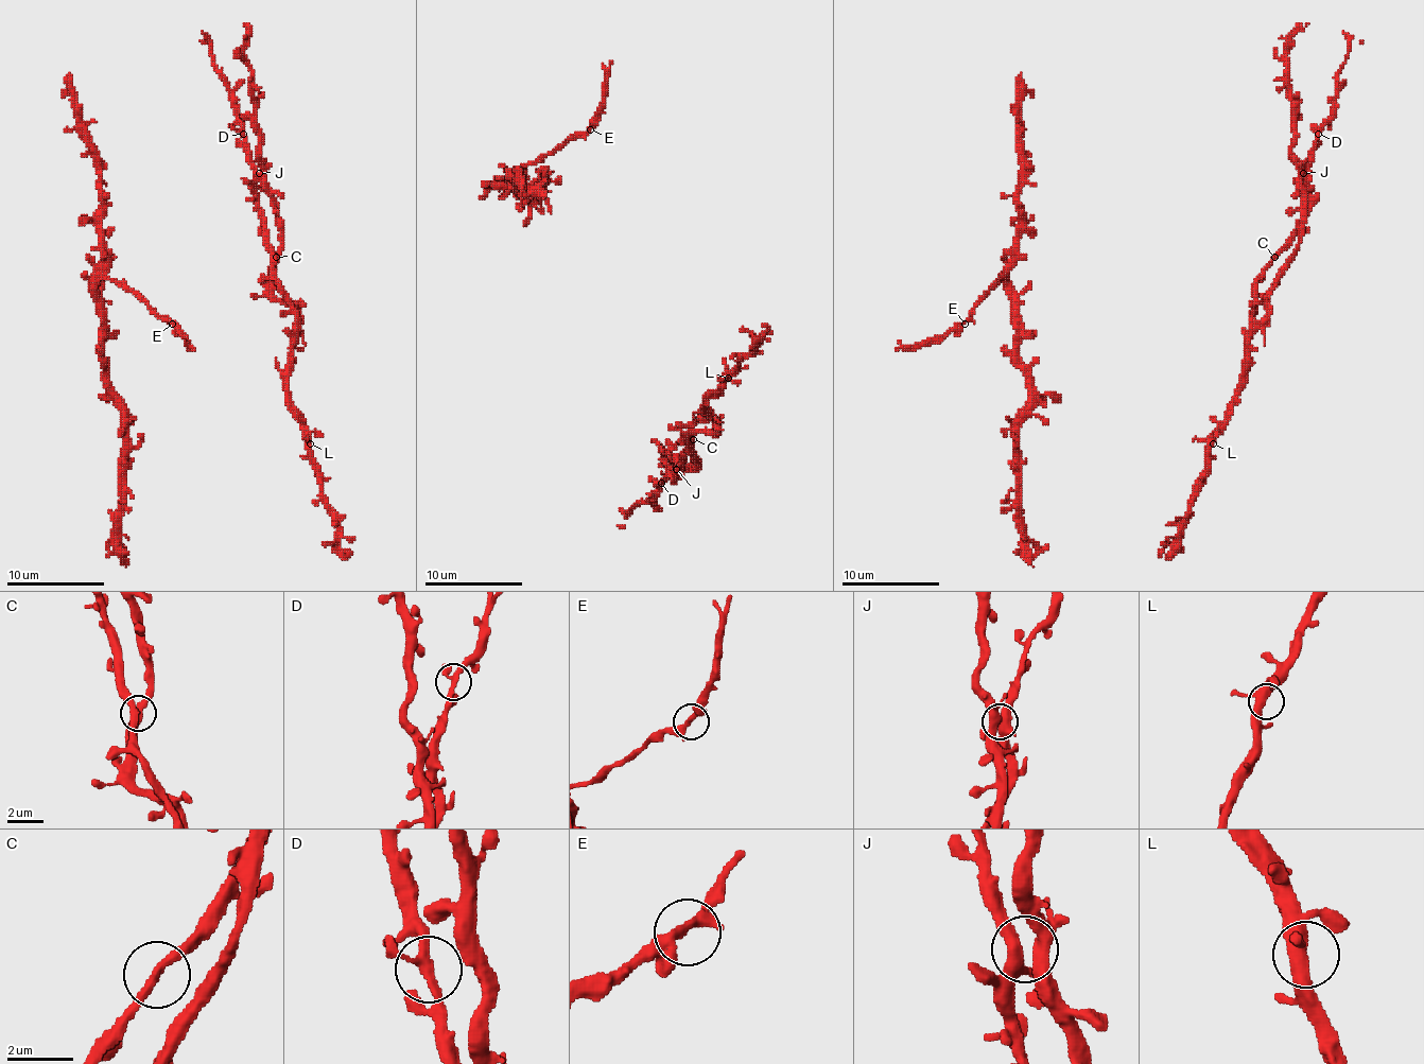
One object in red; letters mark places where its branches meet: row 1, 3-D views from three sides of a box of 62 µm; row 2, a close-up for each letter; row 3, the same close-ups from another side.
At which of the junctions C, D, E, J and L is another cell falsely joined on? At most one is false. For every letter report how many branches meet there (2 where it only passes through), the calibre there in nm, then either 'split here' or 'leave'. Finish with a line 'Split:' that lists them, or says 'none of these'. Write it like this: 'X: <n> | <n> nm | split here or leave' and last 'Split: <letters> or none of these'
C: 2 | 300 nm | leave
D: 3 | 240 nm | leave
E: 2 | 340 nm | leave
J: 3 | 400 nm | leave
L: 3 | 400 nm | leave
Split: none of these

